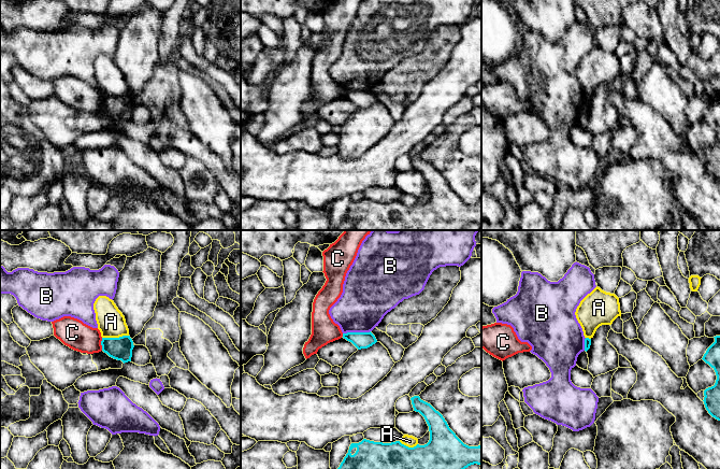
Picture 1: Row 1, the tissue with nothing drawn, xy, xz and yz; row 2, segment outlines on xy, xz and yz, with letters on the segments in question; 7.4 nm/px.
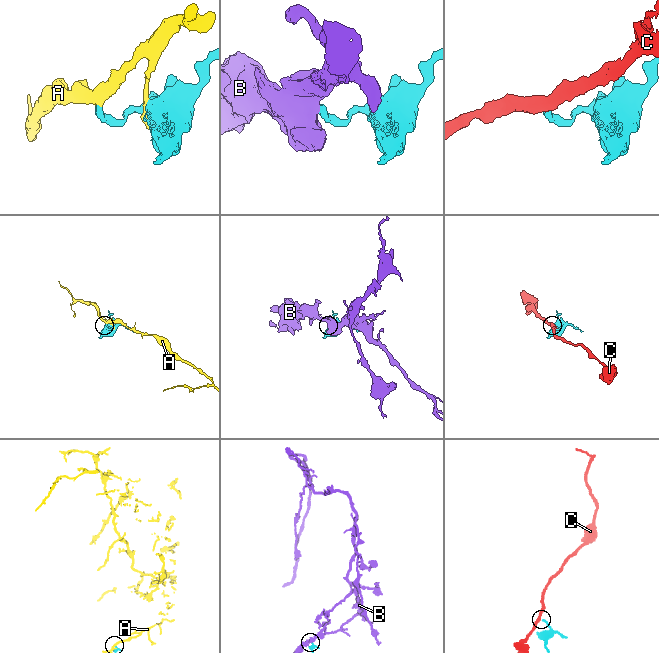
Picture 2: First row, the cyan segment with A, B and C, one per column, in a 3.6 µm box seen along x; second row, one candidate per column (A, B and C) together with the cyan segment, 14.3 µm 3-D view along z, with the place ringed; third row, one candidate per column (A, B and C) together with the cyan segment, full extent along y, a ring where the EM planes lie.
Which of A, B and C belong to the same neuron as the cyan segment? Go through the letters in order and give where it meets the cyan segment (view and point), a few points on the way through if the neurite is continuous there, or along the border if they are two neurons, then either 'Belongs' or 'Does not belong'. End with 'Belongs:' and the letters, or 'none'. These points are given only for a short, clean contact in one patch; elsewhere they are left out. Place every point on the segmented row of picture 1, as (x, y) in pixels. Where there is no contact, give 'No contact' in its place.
A: Touches cyan at xy (115, 338). Does not belong
B: Touches cyan at xz (356, 332). Does not belong
C: Touches cyan at xy (101, 344). Boundary: xy (102, 338), (101, 350). Does not belong
Belongs: none

